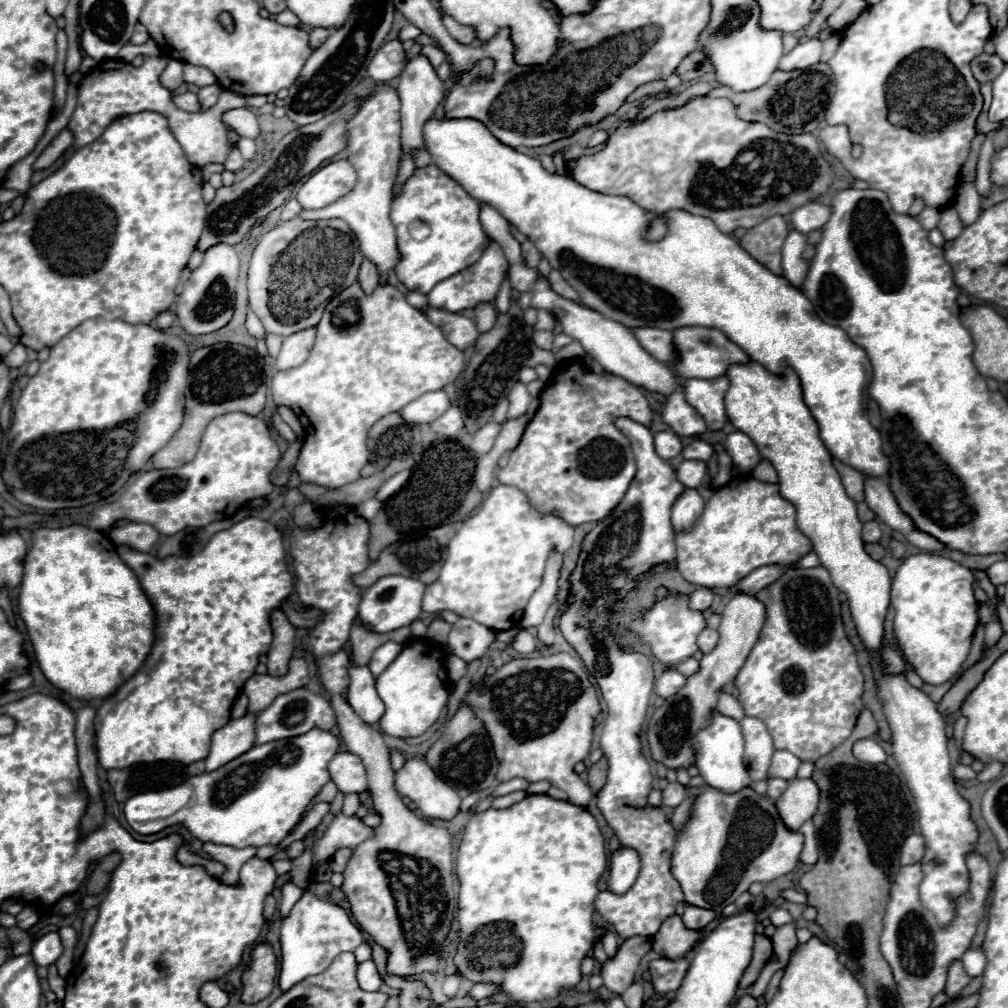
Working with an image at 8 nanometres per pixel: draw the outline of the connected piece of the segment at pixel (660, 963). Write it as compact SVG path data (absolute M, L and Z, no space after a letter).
M656 959L650 961L650 973L652 973L652 987L656 993L668 993L676 991L680 987L680 981L684 981L684 973L688 973L688 959Z

